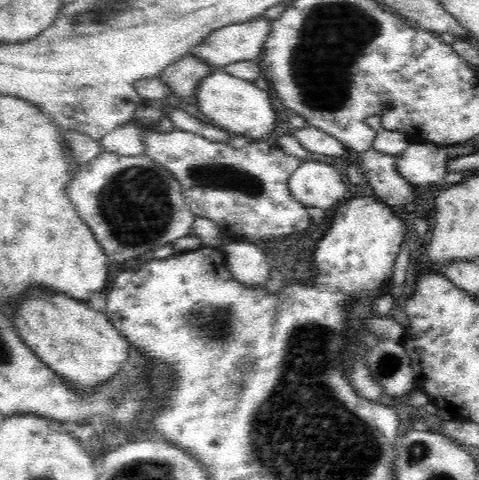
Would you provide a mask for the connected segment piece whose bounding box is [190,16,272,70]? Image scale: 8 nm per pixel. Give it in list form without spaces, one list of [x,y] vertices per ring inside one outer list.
[[[264,16],[254,18],[246,23],[230,24],[207,34],[204,44],[192,48],[190,55],[200,59],[208,66],[216,68],[216,70],[221,70],[223,66],[228,66],[234,62],[242,62],[242,60],[259,61],[262,52],[264,52],[264,44],[268,42],[267,36],[271,28],[272,21],[264,18]]]

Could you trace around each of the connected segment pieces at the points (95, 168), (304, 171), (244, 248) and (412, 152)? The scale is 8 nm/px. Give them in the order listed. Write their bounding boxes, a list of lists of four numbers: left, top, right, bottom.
[[67,150,196,263],[288,159,350,210],[224,241,271,288],[395,143,447,189]]

